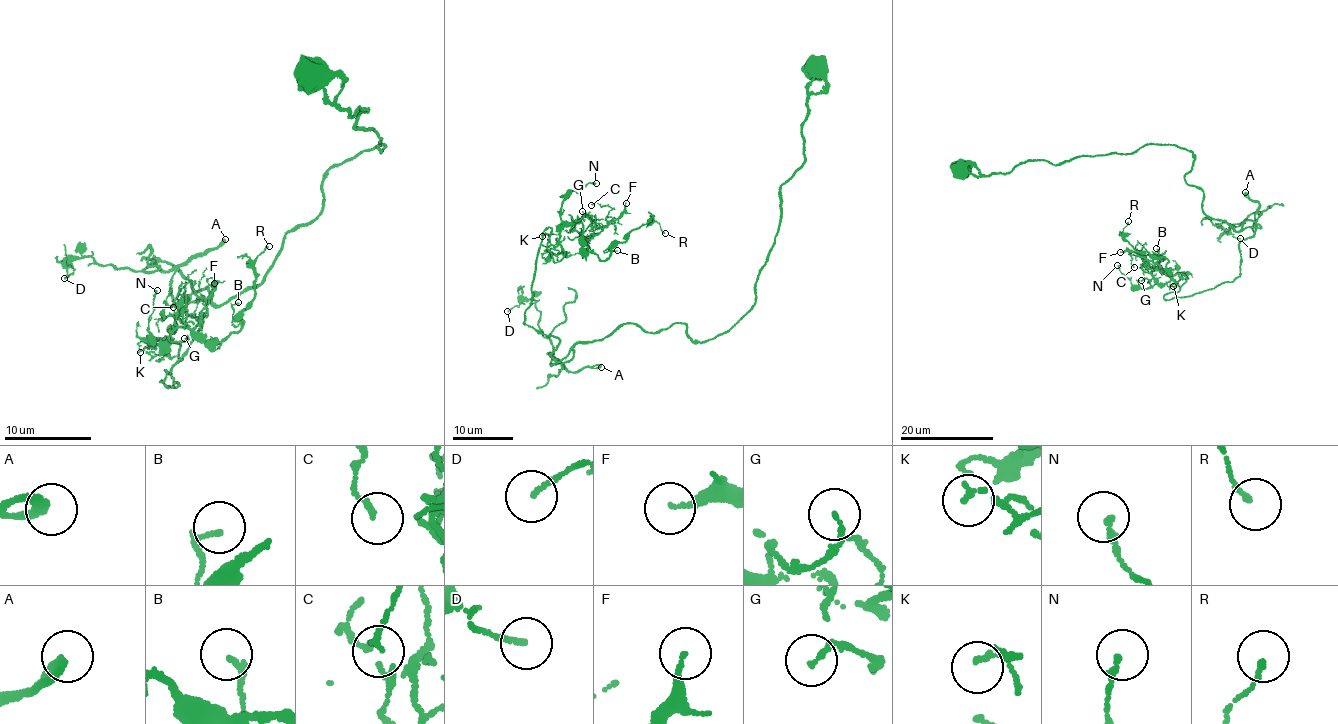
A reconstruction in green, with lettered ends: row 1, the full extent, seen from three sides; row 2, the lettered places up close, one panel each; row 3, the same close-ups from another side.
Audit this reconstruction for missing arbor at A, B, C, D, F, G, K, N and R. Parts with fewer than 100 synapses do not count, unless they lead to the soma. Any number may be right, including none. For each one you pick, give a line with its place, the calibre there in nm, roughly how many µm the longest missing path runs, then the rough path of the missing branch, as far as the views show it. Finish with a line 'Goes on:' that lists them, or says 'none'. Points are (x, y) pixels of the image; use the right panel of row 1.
Goes on: none

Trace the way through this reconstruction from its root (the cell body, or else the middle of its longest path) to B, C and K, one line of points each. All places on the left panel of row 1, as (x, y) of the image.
B: (311, 76), (386, 148), (330, 168), (260, 284), (186, 305), (166, 387), (174, 331), (221, 340), (238, 302)
C: (311, 76), (386, 148), (330, 168), (260, 284), (186, 305), (167, 388), (206, 301), (173, 307)
K: (311, 76), (386, 148), (330, 168), (260, 284), (186, 305), (178, 387), (179, 343), (140, 352)

